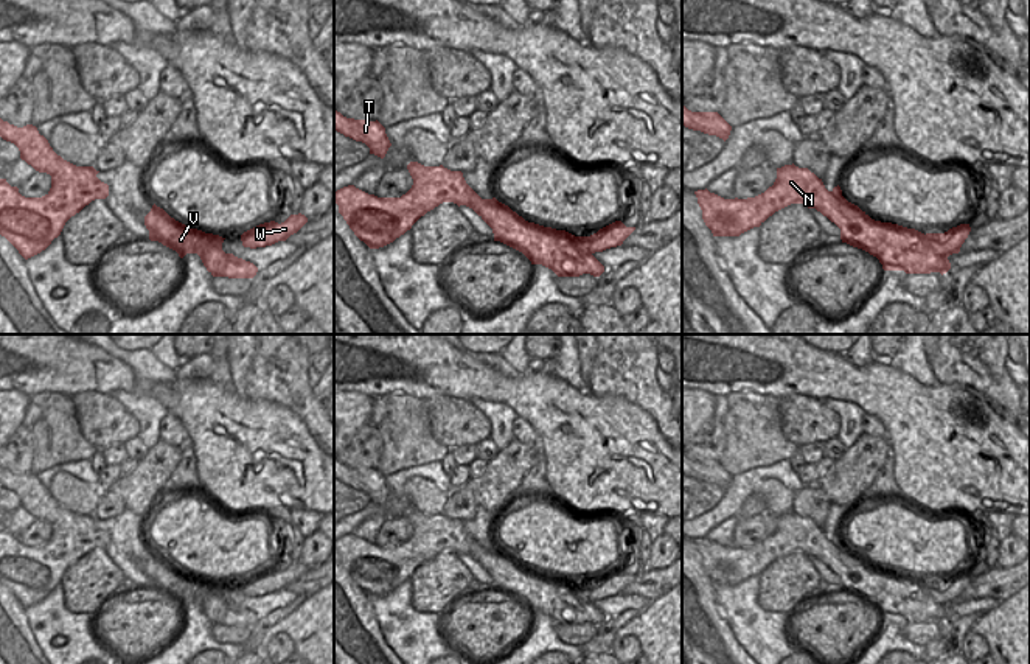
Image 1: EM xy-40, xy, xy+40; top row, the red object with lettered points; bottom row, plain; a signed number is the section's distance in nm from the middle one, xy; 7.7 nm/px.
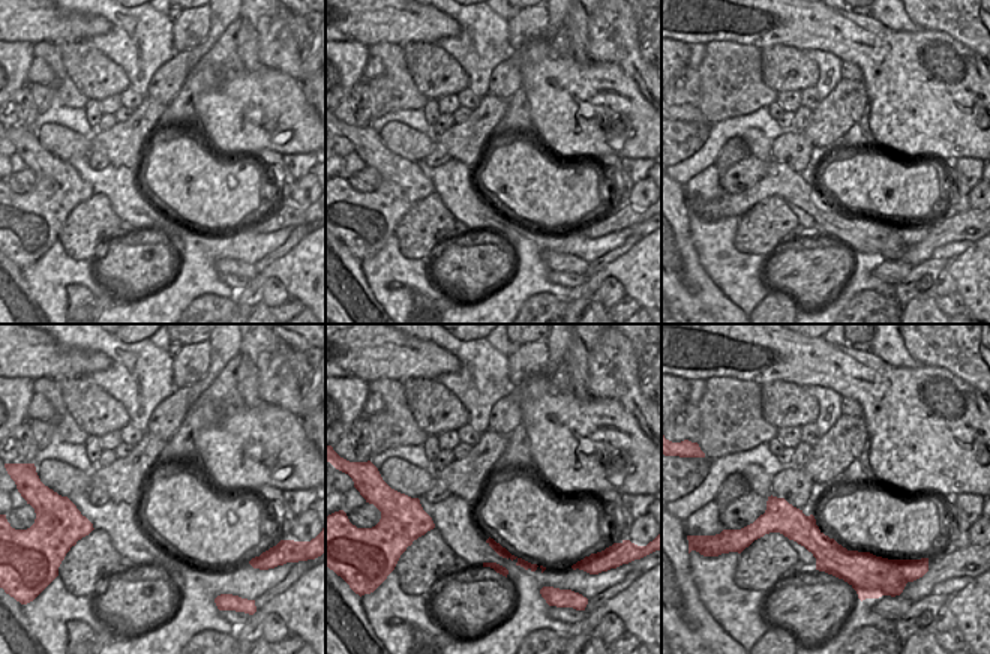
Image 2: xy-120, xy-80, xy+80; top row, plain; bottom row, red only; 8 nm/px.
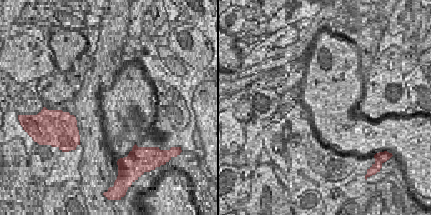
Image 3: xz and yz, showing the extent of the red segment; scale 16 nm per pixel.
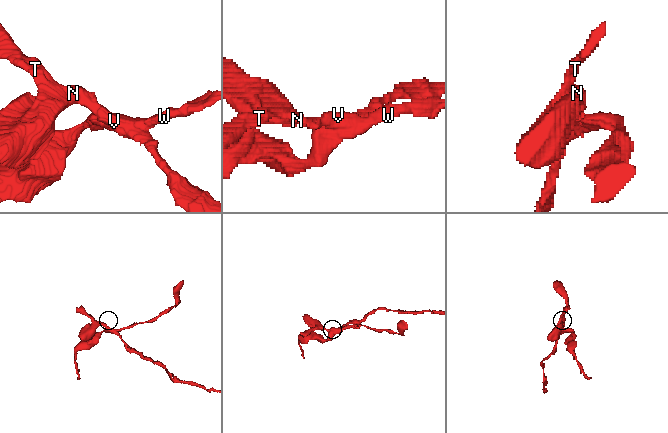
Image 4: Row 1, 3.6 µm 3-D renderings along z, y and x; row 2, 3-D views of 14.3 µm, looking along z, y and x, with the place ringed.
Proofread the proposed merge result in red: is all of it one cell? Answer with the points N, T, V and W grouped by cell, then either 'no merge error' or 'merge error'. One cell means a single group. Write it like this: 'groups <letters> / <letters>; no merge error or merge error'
groups N T V / W; merge error

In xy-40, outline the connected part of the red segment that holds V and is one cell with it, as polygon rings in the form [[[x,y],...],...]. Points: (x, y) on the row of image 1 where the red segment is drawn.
[[[155,204],[144,216],[144,225],[149,230],[151,241],[158,241],[176,250],[180,258],[186,253],[197,253],[213,277],[253,278],[258,272],[253,263],[222,250],[225,238],[191,229],[171,218]]]

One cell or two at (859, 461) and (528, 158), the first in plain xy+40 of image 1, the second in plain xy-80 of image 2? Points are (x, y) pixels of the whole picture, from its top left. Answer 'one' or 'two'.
two

